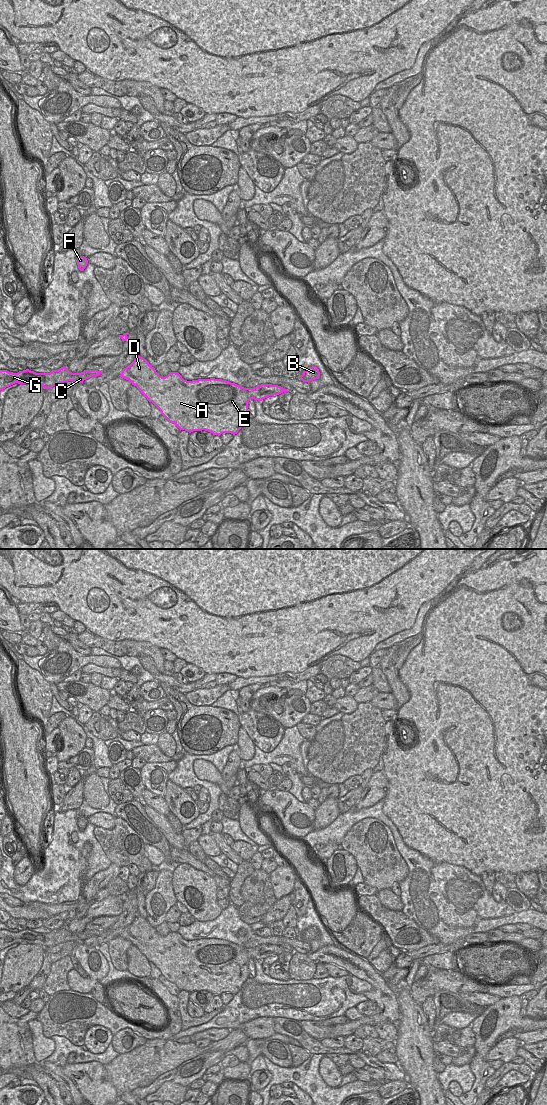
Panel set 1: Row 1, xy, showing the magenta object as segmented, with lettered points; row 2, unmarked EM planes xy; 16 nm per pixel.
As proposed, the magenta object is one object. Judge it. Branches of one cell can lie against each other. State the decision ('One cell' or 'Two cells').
One cell

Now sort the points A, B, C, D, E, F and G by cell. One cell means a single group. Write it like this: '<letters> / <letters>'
A B C D E F G

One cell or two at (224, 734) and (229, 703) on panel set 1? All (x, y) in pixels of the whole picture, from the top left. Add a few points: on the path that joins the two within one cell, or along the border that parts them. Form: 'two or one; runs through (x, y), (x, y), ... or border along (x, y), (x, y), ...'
two; border along (211, 705), (229, 709), (237, 715)

